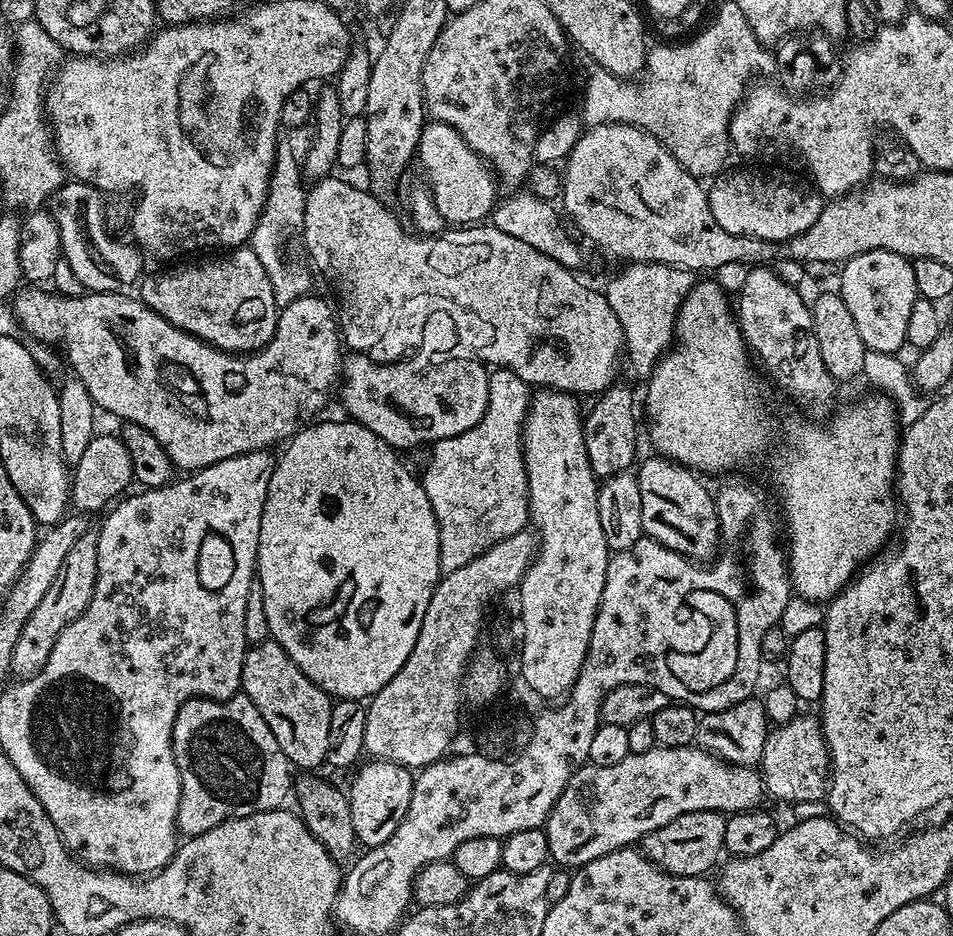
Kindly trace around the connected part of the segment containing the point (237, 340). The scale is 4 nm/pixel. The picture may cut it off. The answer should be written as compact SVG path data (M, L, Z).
M249 246L233 248L227 254L217 256L220 256L217 260L188 264L177 272L145 275L138 284L138 299L174 326L215 348L237 354L254 352L264 347L276 332L278 303L276 292L272 289L274 280Z

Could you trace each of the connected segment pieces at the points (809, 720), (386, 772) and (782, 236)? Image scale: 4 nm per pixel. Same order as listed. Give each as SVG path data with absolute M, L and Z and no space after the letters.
M797 714L785 724L777 724L766 738L766 750L758 765L764 777L764 791L776 800L789 800L792 804L808 804L811 800L825 799L830 779L828 747L824 731L815 715Z
M369 759L360 769L355 769L356 777L352 785L346 788L350 804L350 817L356 831L356 839L365 849L377 848L398 830L398 822L406 818L406 810L410 810L412 797L413 773L403 764L395 764L389 760Z
M784 172L774 176L725 174L709 187L708 201L718 226L727 233L782 244L815 227L824 198L809 183Z

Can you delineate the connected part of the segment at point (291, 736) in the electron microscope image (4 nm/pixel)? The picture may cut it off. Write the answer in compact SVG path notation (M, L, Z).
M267 639L249 647L244 656L240 687L243 695L258 706L258 714L266 718L270 734L278 738L282 754L286 754L288 763L300 770L316 770L326 761L326 750L330 746L330 714L333 697L329 696L282 650L277 640Z

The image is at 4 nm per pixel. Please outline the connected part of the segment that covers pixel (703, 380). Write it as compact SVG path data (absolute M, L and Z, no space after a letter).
M712 280L696 282L677 314L674 343L646 380L648 397L644 408L648 411L648 436L659 455L700 474L728 472L738 467L740 460L772 447L776 453L768 476L786 521L786 555L792 587L797 597L827 602L854 579L892 536L896 512L898 516L896 462L902 443L896 405L888 396L874 394L861 404L842 409L829 424L811 424L800 416L788 416L779 424L763 396L761 373L756 373L751 363L750 349L740 332L737 313L733 305L732 308L728 305L727 294Z

